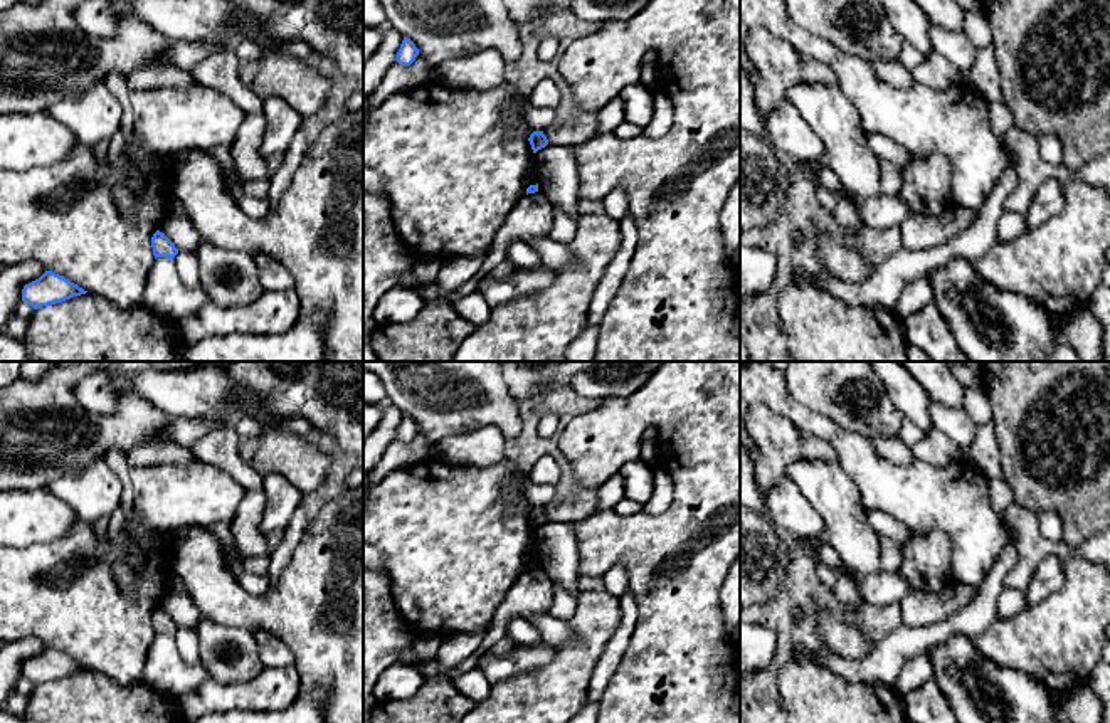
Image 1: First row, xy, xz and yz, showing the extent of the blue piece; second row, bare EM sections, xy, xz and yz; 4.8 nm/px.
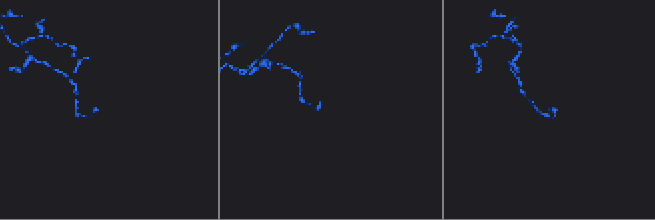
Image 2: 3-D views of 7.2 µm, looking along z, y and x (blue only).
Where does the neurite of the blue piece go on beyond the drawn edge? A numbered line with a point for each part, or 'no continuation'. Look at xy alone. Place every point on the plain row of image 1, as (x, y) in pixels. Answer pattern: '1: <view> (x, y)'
no continuation

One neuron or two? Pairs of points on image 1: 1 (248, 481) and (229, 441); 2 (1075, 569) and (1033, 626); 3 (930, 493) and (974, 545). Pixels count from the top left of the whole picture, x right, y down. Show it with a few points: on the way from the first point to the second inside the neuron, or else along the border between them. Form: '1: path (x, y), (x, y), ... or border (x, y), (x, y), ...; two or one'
1: path (239, 471), (229, 461), (229, 451); one
2: path (1075, 584), (1075, 589), (1048, 616); one
3: path (944, 506), (969, 532); one

